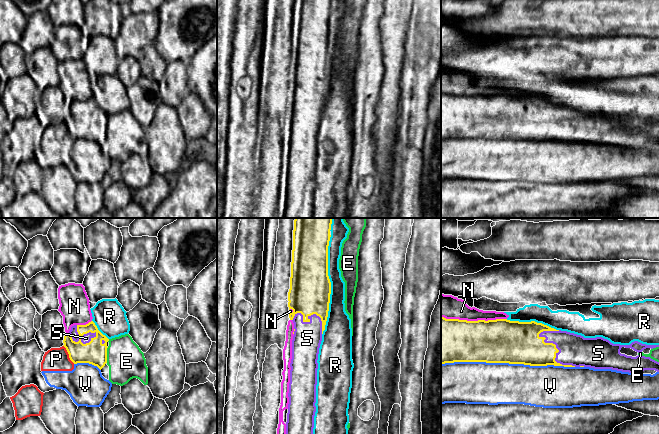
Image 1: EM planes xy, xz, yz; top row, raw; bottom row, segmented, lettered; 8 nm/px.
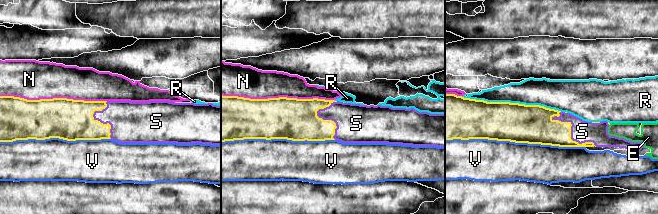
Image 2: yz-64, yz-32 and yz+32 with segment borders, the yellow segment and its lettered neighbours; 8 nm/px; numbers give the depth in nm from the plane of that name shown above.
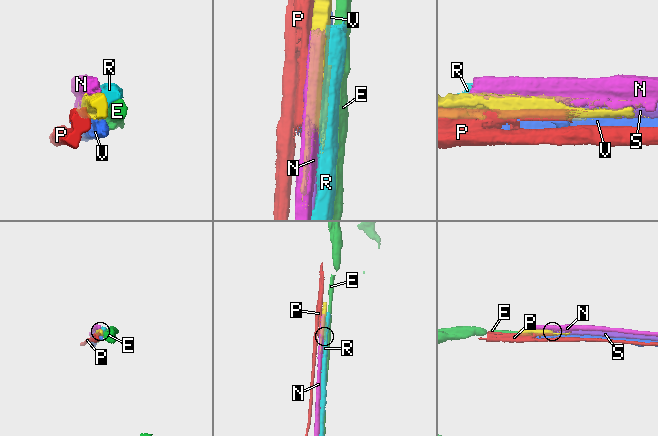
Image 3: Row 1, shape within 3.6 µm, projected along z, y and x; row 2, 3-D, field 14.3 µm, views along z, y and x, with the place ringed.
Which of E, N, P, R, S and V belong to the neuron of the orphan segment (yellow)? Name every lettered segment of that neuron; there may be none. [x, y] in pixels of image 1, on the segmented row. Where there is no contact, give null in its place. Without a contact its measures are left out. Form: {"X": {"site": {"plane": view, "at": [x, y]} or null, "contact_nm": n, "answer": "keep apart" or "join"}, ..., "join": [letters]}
{"E": {"site": {"plane": "xy", "at": [106, 355]}, "contact_nm": 130, "answer": "keep apart"}, "N": {"site": {"plane": "yz", "at": [474, 321]}, "contact_nm": 550, "answer": "keep apart"}, "P": {"site": {"plane": "xy", "at": [68, 353]}, "contact_nm": 180, "answer": "keep apart"}, "R": {"site": {"plane": "xz", "at": [330, 285]}, "contact_nm": 800, "answer": "keep apart"}, "S": {"site": {"plane": "yz", "at": [558, 351]}, "contact_nm": 400, "answer": "join"}, "V": {"site": {"plane": "yz", "at": [508, 362]}, "contact_nm": 1050, "answer": "keep apart"}, "join": ["S"]}

